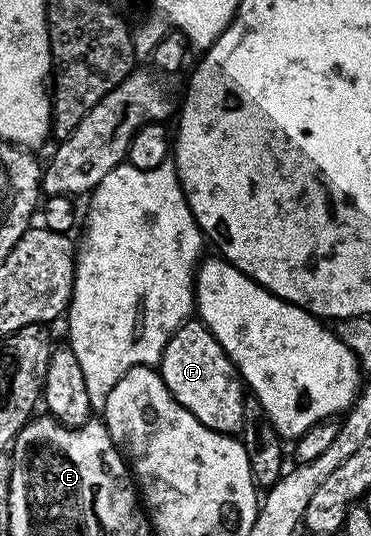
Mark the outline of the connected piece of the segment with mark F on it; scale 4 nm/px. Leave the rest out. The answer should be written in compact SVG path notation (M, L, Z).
M190 318L173 332L161 355L159 371L170 394L188 412L195 414L203 426L226 434L236 433L240 429L246 389L237 369L229 361L229 355L200 319Z

